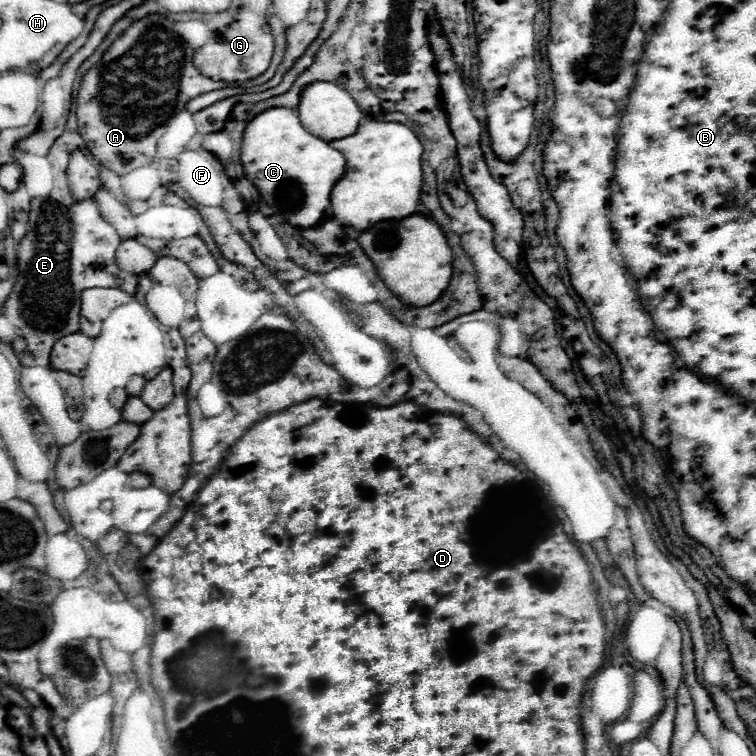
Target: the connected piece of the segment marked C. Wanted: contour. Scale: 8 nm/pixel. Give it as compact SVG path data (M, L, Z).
M268 108L244 128L242 166L264 202L296 228L316 226L330 206L330 190L344 174L346 160L328 142L306 132L294 108Z

